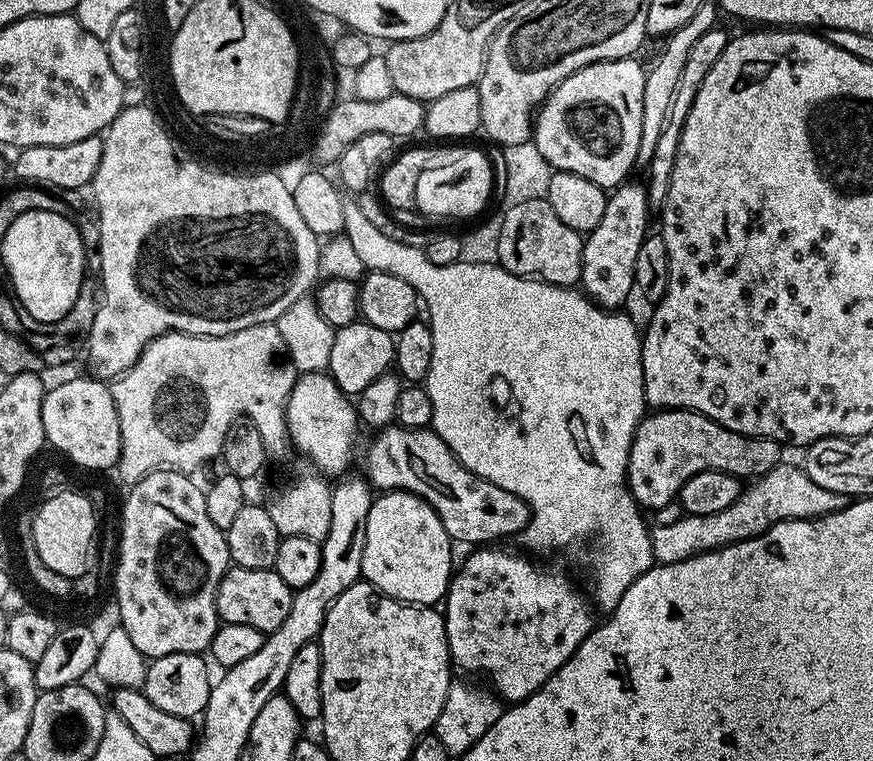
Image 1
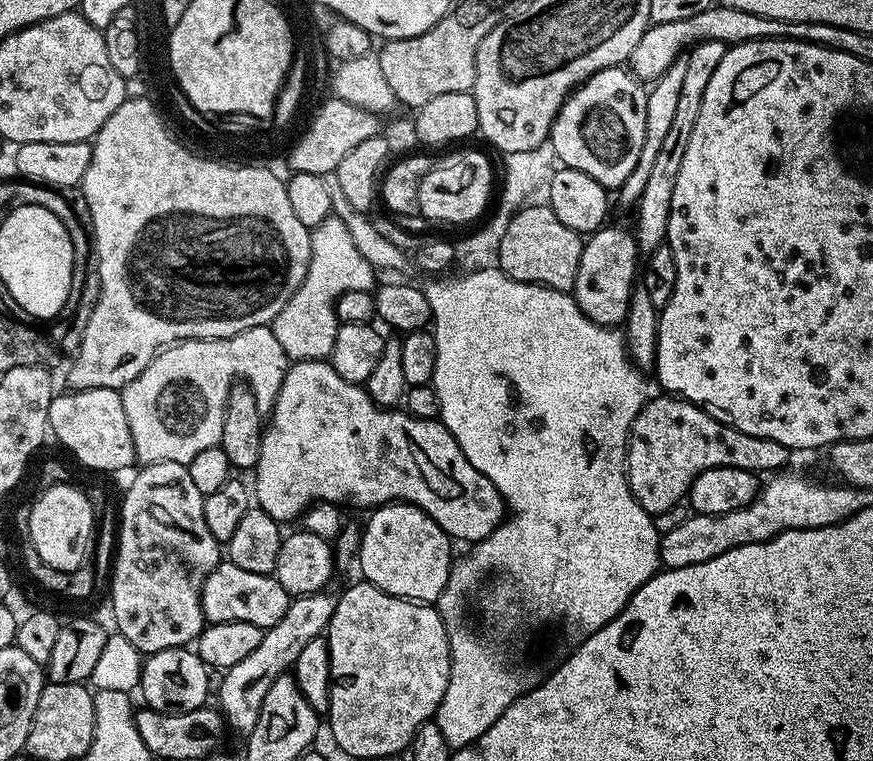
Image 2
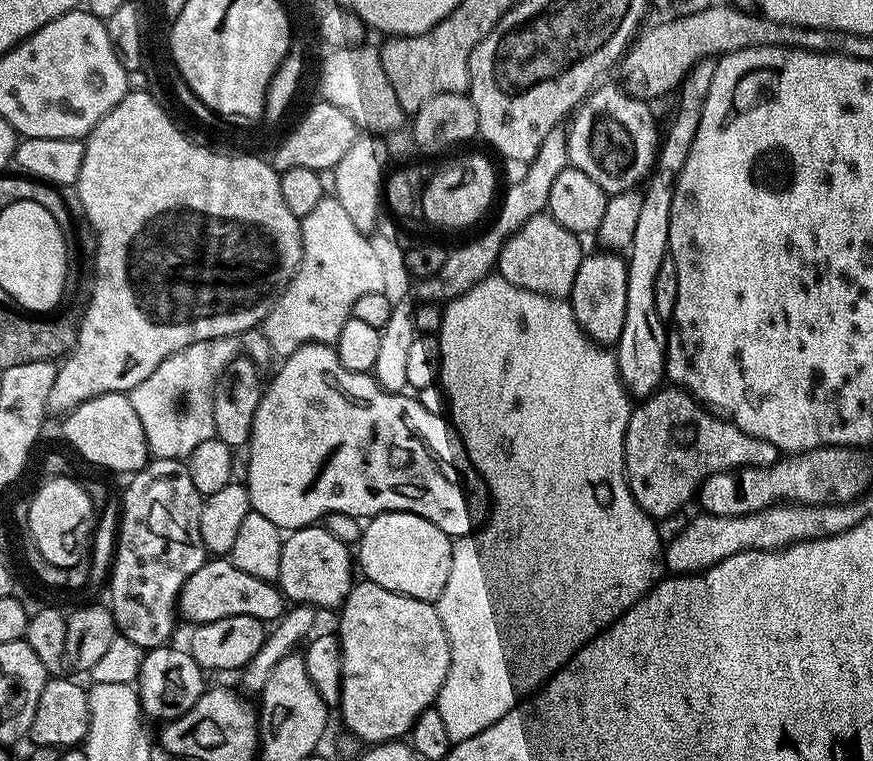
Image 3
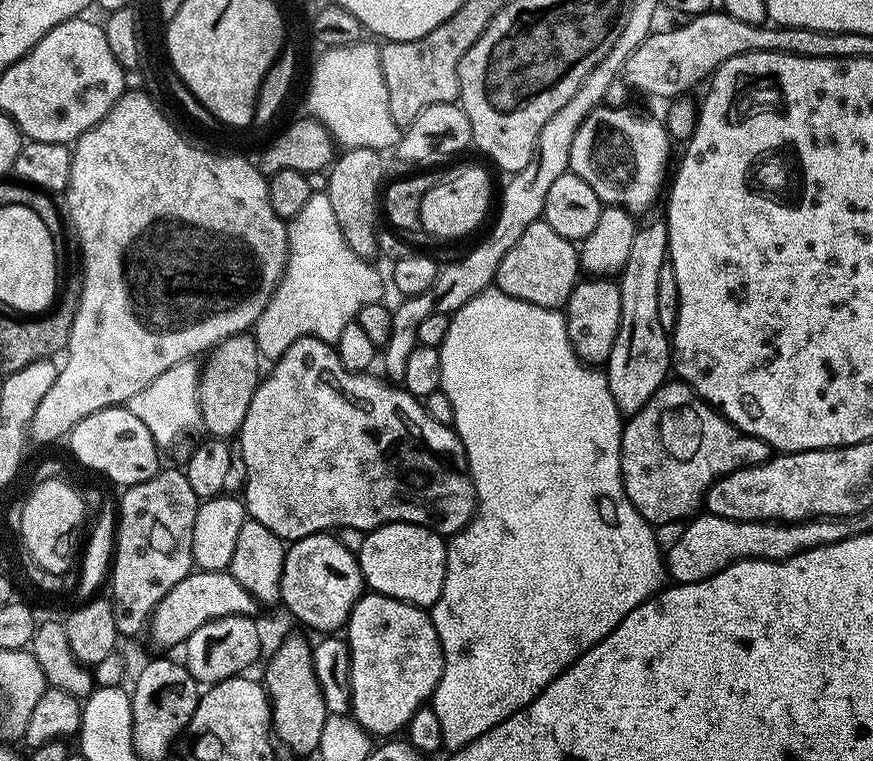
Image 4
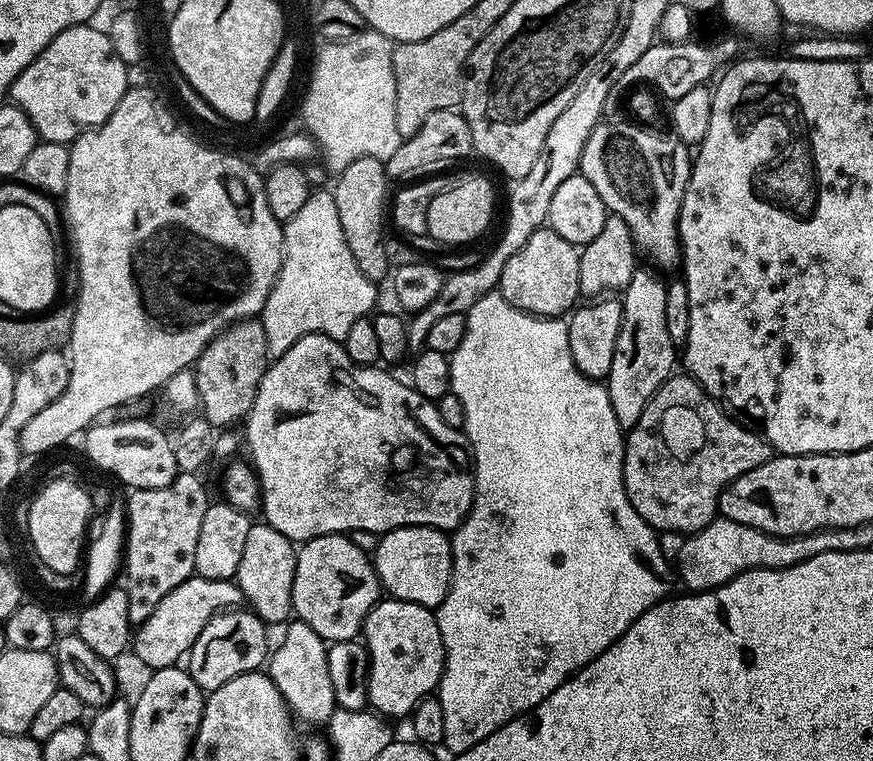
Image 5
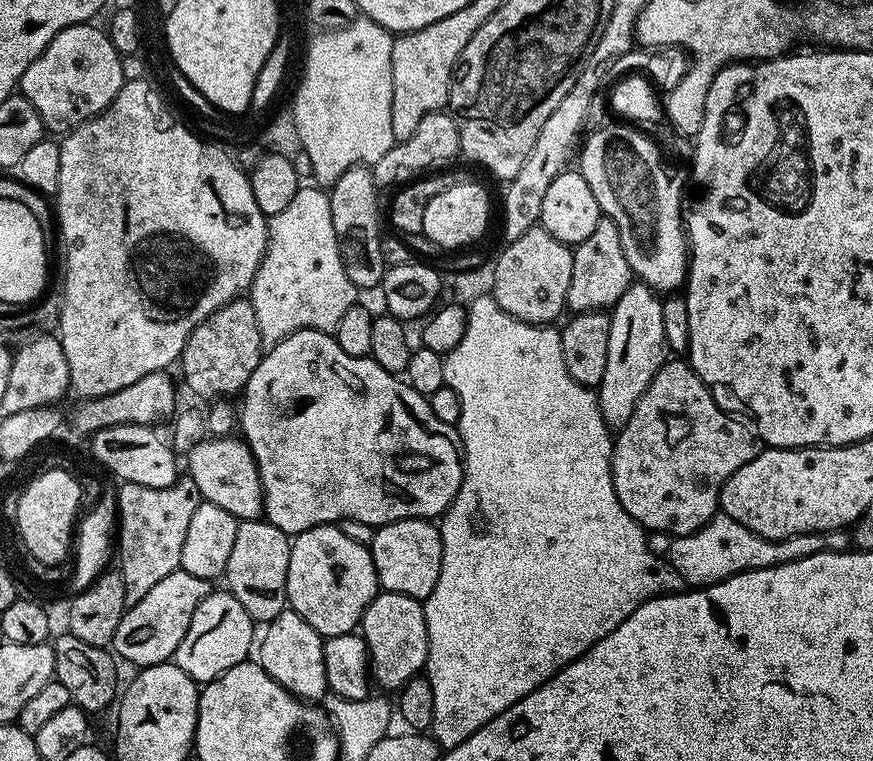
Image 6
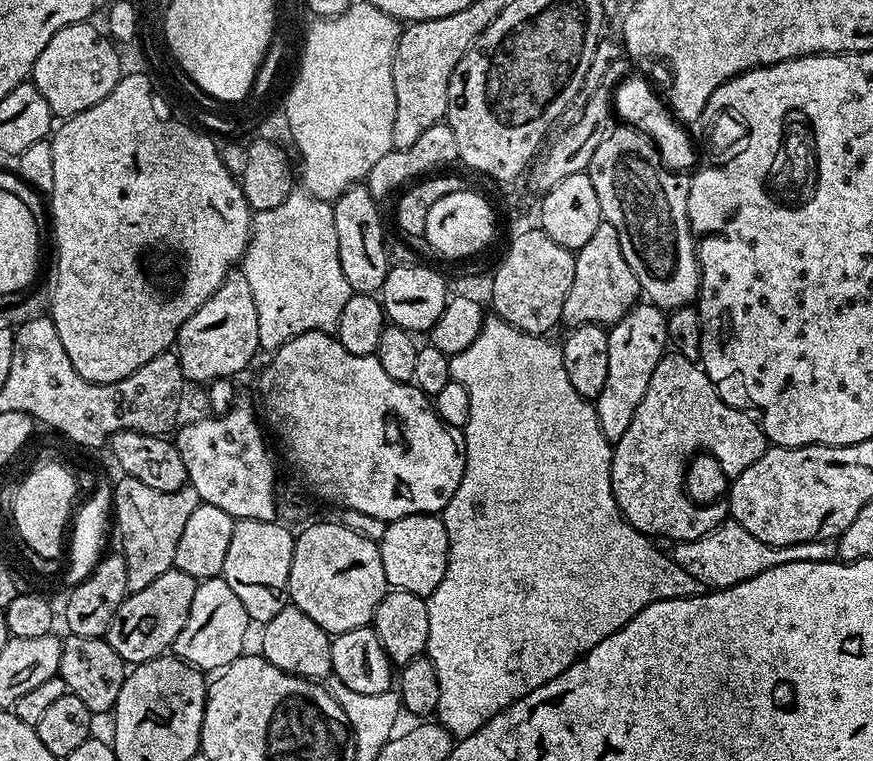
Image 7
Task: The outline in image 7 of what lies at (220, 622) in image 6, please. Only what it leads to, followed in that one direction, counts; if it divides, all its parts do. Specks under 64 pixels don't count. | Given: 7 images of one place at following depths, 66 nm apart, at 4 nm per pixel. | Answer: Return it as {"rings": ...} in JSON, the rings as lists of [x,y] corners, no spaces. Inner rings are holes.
{"rings":[[[220,576],[201,580],[194,590],[194,602],[190,602],[186,626],[182,626],[171,651],[176,659],[183,660],[185,664],[191,664],[205,674],[216,674],[245,655],[244,639],[248,636],[248,627],[250,621],[246,606],[238,602],[238,594],[230,590],[228,583]]]}

